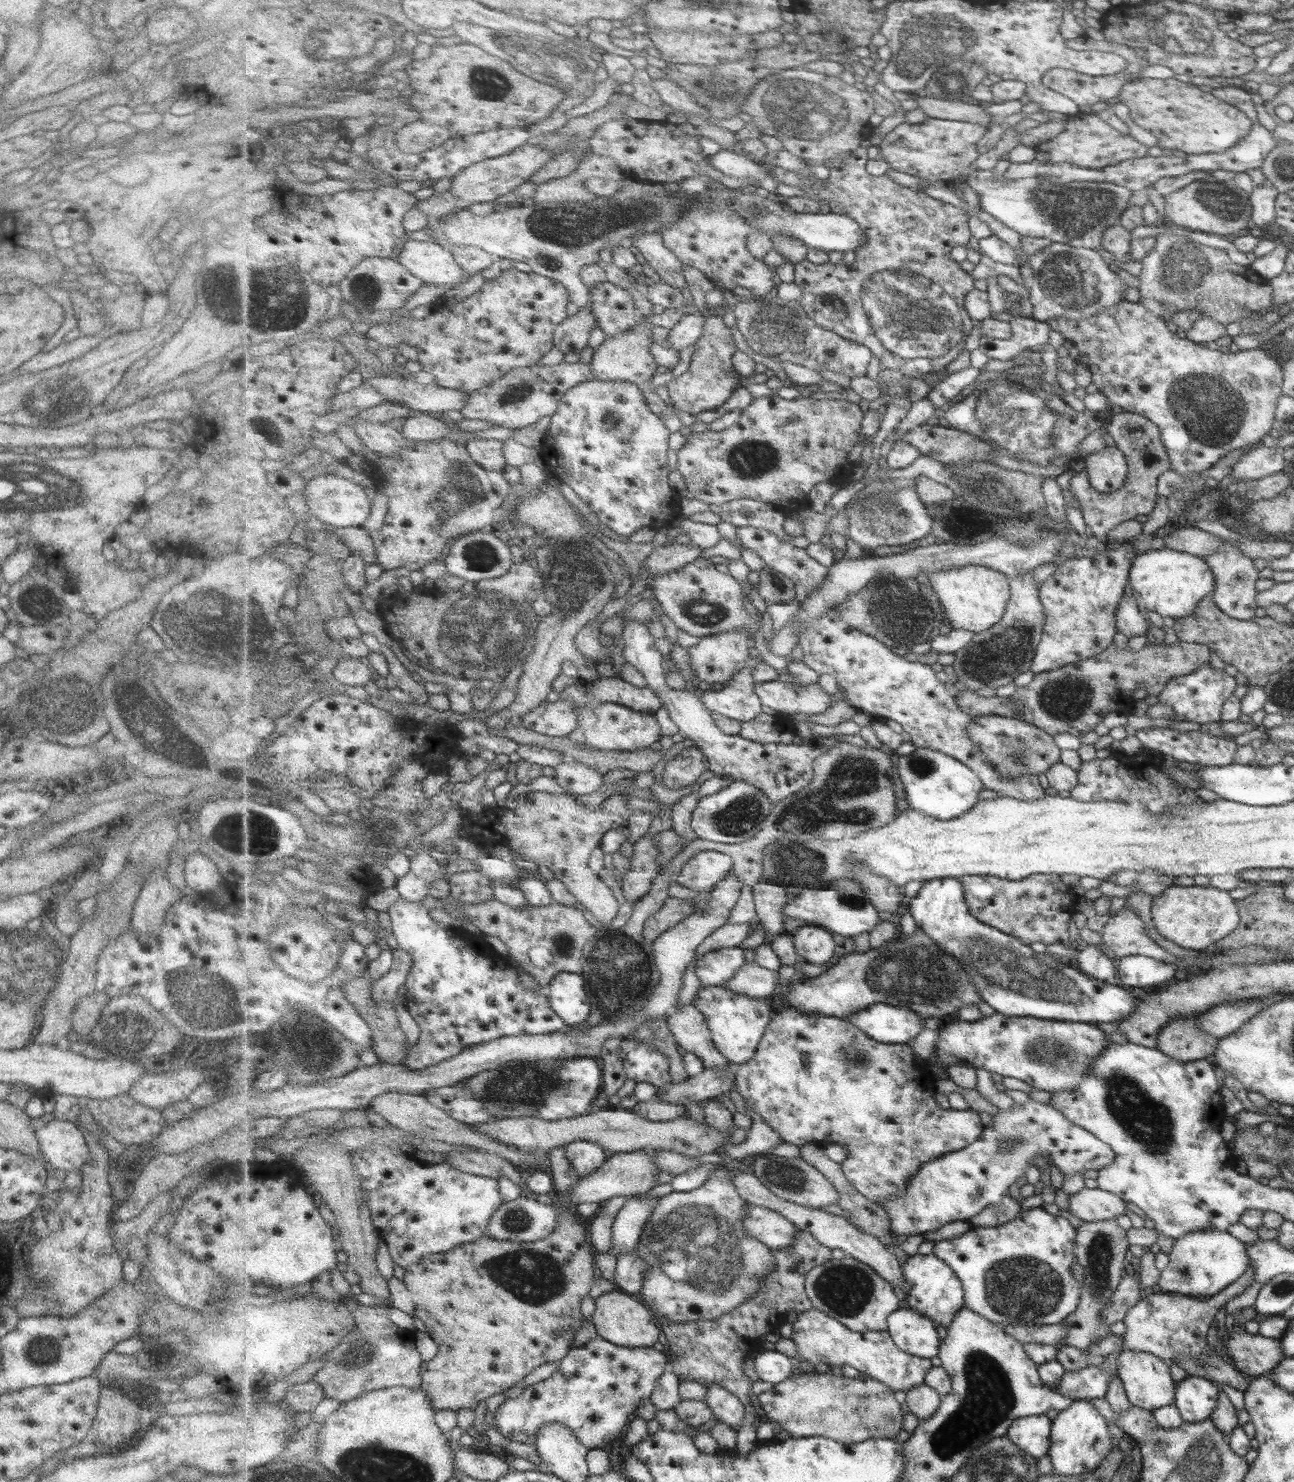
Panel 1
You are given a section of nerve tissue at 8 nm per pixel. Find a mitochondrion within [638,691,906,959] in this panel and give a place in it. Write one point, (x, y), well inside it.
(841, 795)

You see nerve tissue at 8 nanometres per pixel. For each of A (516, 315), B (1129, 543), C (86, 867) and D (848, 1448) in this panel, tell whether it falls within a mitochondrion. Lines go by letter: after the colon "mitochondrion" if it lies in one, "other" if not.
A: other
B: other
C: other
D: other

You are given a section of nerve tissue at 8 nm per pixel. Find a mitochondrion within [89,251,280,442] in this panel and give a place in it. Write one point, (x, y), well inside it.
(237, 281)

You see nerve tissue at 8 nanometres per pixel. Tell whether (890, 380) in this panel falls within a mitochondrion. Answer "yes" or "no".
yes

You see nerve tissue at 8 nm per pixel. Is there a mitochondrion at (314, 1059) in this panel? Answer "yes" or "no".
yes

